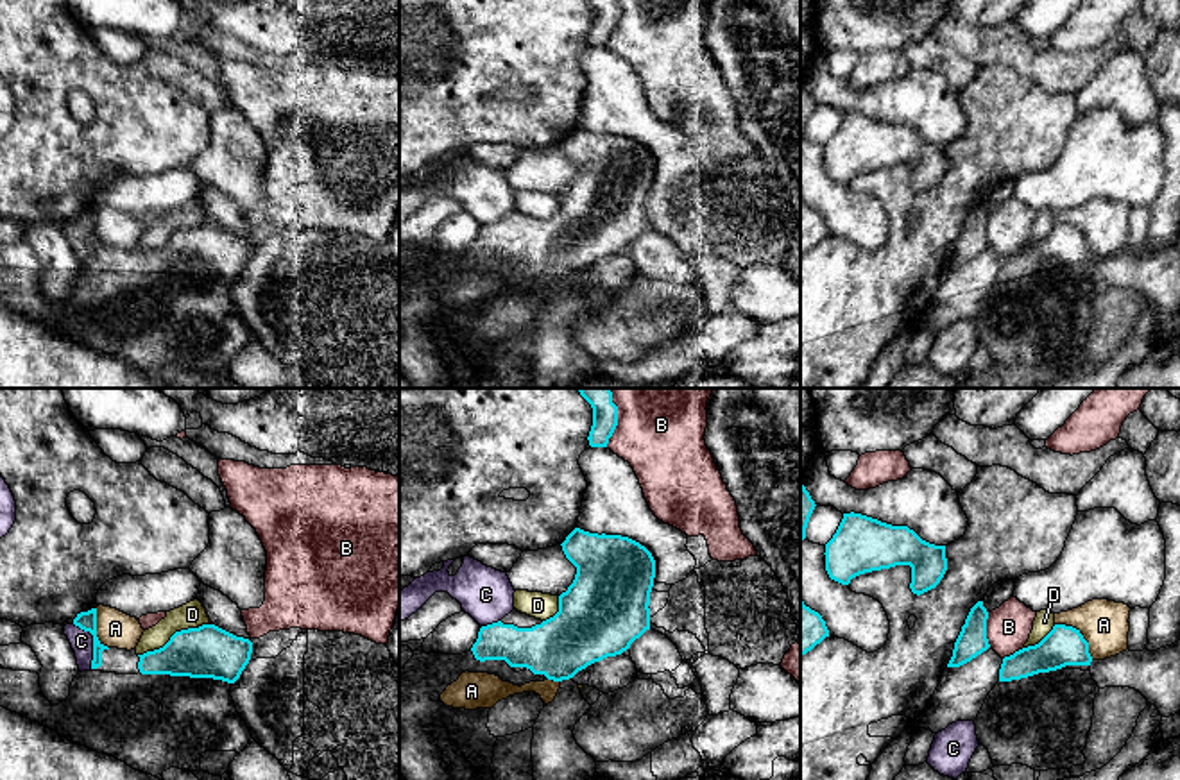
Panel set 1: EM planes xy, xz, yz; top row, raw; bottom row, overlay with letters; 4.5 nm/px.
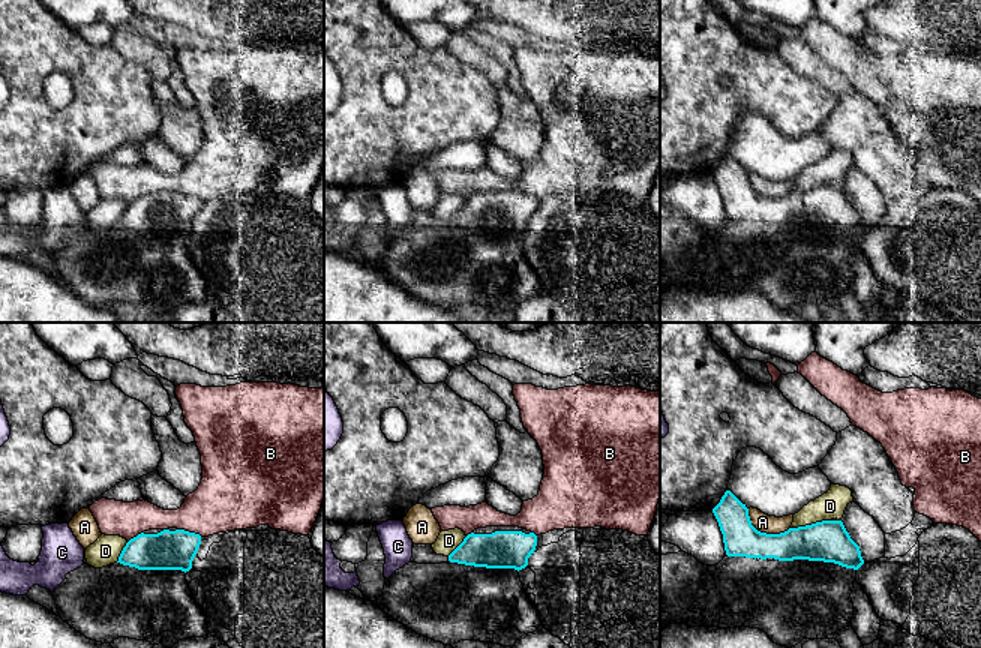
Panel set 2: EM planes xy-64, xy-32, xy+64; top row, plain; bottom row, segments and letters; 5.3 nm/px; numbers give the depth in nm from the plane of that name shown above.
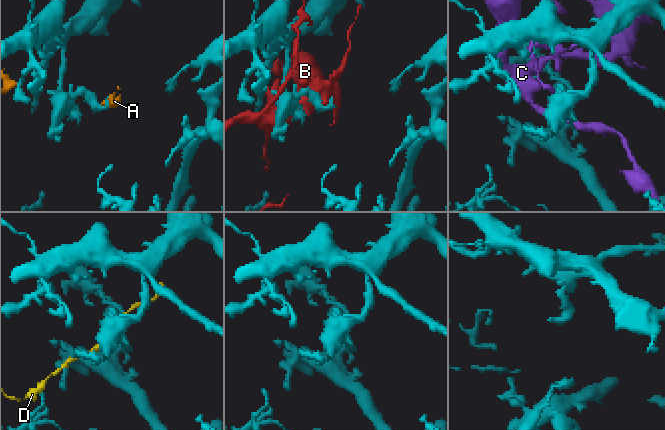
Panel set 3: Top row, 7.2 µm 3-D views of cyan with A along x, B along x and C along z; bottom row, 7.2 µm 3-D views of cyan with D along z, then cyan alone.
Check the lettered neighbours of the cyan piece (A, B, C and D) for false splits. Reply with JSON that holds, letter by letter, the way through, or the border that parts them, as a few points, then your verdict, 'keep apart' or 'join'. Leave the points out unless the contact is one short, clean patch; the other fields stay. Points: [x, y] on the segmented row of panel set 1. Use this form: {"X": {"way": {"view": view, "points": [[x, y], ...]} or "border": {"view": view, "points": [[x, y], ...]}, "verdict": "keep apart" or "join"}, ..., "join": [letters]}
{"A": {"verdict": "keep apart"}, "B": {"verdict": "keep apart"}, "C": {"verdict": "keep apart"}, "D": {"border": {"view": "xy", "points": [[196, 627], [178, 630], [162, 646], [138, 655]]}, "verdict": "keep apart"}, "join": []}

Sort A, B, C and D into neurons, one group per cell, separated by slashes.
A / B / C / D

